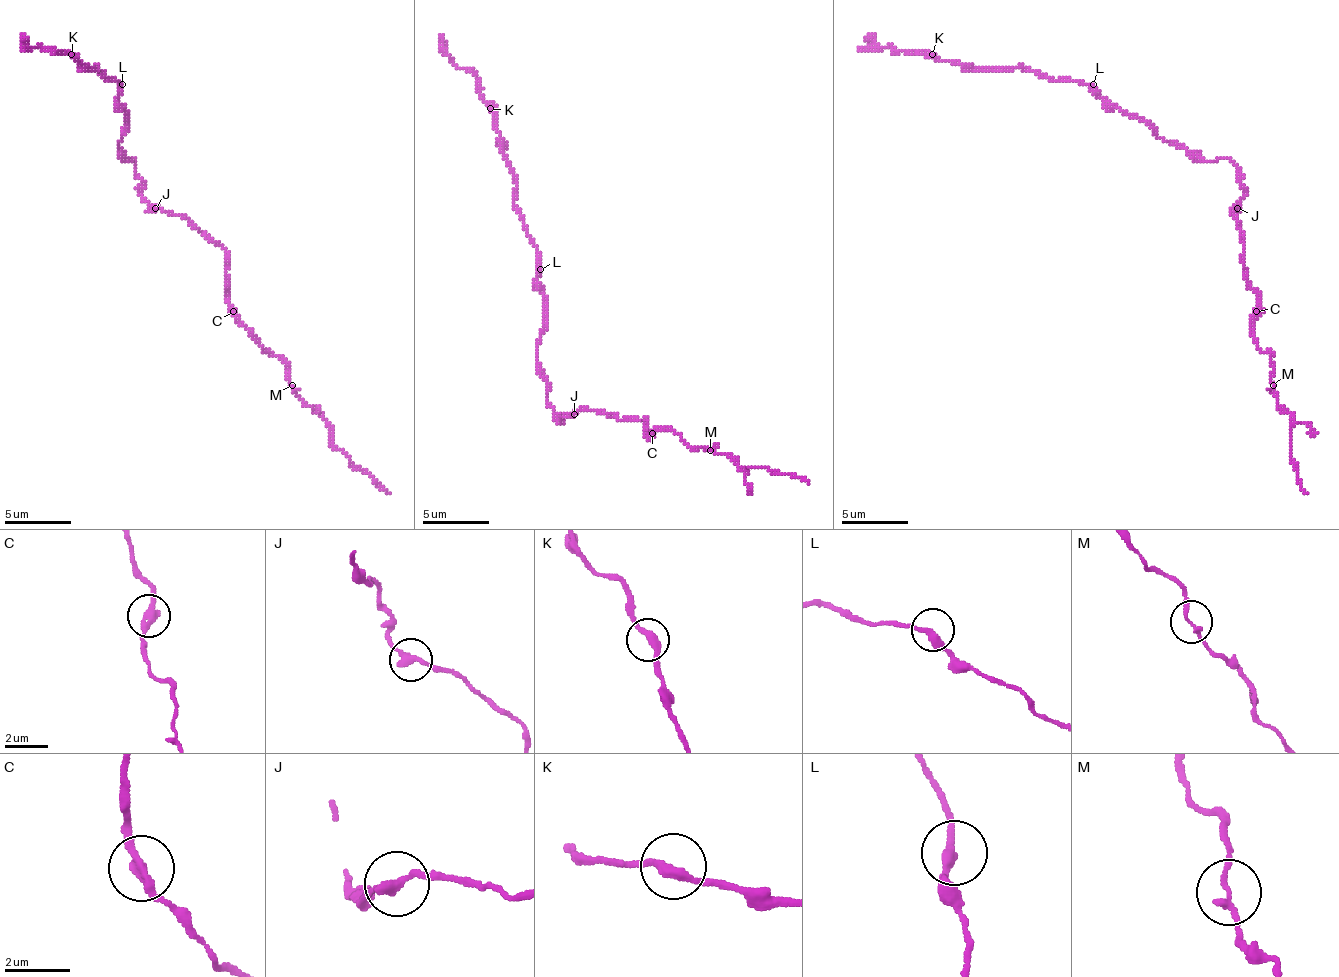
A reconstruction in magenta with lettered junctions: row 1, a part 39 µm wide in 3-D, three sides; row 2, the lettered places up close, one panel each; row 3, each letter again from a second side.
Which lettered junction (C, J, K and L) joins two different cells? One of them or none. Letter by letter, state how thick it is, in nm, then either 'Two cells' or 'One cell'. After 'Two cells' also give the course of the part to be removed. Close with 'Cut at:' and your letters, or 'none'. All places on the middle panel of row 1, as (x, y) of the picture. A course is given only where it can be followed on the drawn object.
C: Thickness 300 nm. One cell
J: Thickness 280 nm. One cell
K: Thickness 300 nm. One cell
L: Thickness 300 nm. One cell
Cut at: none

